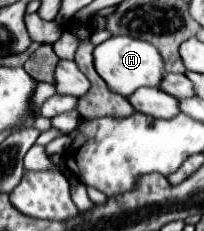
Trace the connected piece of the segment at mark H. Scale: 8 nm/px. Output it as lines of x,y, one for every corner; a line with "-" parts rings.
111,36
103,44
95,46
93,58
95,58
95,70
99,72
99,76
107,82
107,86
113,92
121,96
131,96
131,92
135,92
141,86
159,88
165,76
165,64
163,64
163,56
159,56
159,50
153,44
135,40
131,36

